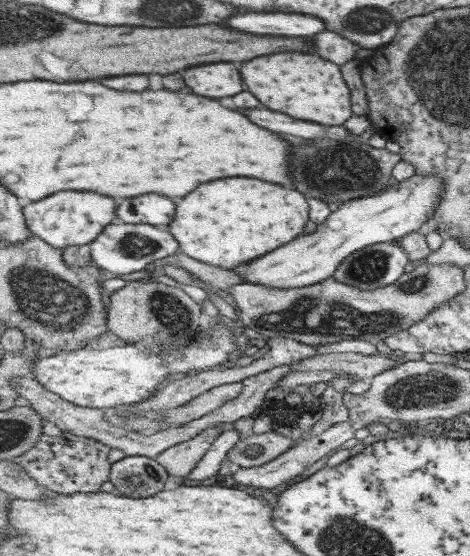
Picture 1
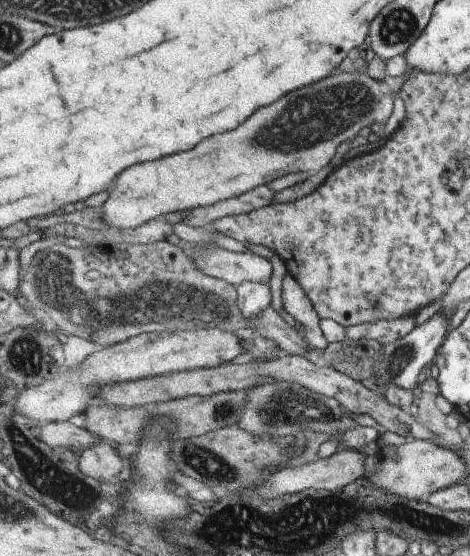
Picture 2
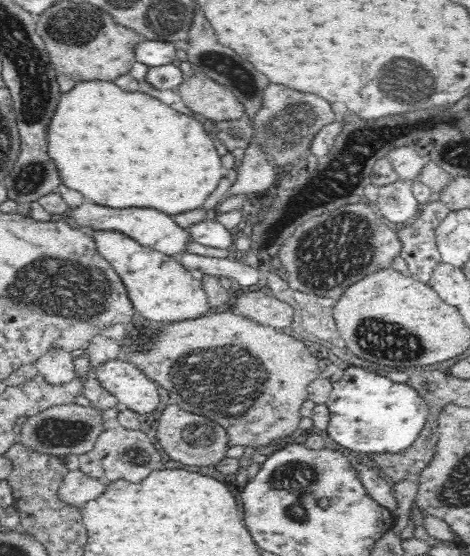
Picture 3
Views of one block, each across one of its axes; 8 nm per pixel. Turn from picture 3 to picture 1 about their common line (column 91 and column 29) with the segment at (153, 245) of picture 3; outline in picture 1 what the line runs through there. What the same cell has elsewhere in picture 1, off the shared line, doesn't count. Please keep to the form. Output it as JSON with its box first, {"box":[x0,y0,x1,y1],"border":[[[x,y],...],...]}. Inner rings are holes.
{"box":[24,192,119,248],"border":[[[59,192],[51,198],[35,201],[24,208],[26,223],[32,234],[51,243],[55,248],[67,248],[71,245],[90,245],[106,229],[106,226],[119,221],[117,202],[111,196],[95,192]]]}

